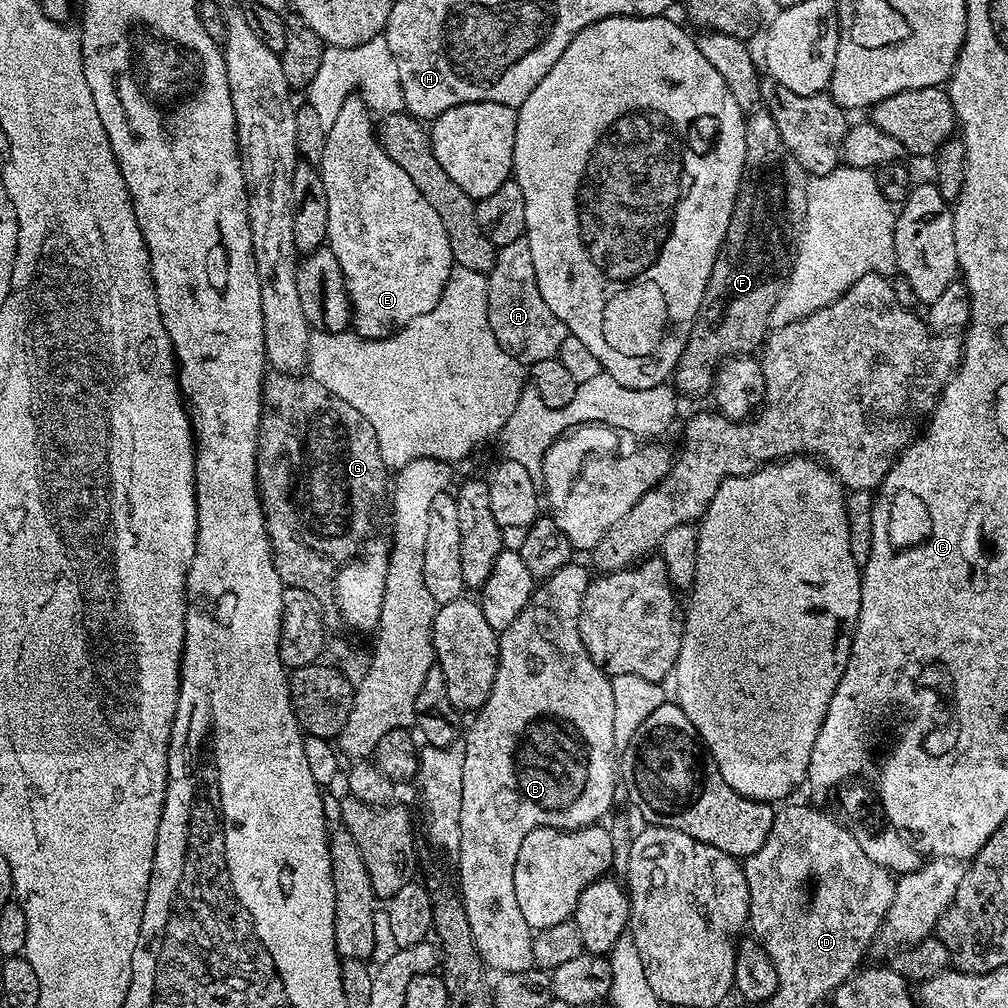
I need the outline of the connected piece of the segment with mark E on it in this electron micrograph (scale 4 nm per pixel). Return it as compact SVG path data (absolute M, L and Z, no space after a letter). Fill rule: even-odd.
M360 94L346 96L342 110L331 117L329 124L332 125L324 136L318 167L322 186L326 186L326 244L332 249L334 258L338 258L338 266L342 266L348 301L352 304L351 327L357 336L365 340L383 340L397 328L405 328L414 318L435 313L438 298L442 298L444 287L452 279L454 261L442 218L438 218L434 206L422 198L410 174L406 174L406 170L402 170L402 166L386 154L372 119L373 113Z

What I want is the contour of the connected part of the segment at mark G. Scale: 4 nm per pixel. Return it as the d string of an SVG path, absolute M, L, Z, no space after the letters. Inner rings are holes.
M272 374L267 377L264 381L264 398L262 401L262 415L260 418L260 447L256 454L256 486L260 490L260 505L264 507L264 521L268 527L268 540L272 543L272 561L274 566L278 570L281 582L289 588L297 588L298 590L306 590L307 592L319 593L319 588L324 583L331 581L335 577L336 573L348 563L349 560L353 559L357 555L358 549L373 535L372 523L376 520L376 507L380 504L380 499L385 499L386 493L390 488L390 472L389 469L384 467L382 462L382 454L380 453L380 447L378 446L378 438L374 434L374 426L370 426L370 422L366 422L366 418L362 418L362 414L358 414L358 410L354 410L354 406L350 406L350 402L342 402L342 398L336 397L326 390L325 386L320 385L318 382L311 378L304 378L304 380L296 380L300 378L293 378L288 374Z

